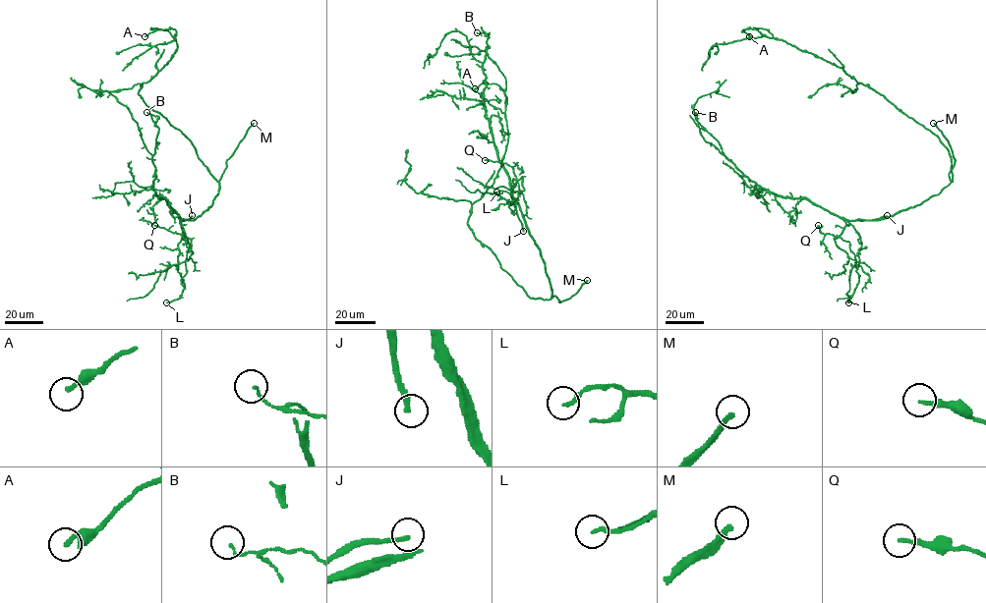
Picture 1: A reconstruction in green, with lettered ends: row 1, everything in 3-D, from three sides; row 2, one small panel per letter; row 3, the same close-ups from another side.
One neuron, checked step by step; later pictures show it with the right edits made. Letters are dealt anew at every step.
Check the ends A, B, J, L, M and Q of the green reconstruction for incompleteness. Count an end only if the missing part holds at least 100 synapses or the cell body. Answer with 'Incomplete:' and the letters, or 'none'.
Incomplete: J, M

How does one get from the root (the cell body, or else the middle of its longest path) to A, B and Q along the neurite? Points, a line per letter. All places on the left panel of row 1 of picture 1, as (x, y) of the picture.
A: (218, 184), (193, 143), (138, 93), (142, 83), (163, 67), (178, 47), (175, 29), (155, 30), (144, 36)
B: (218, 184), (206, 210), (195, 220), (181, 220), (153, 190), (158, 116), (146, 112)
Q: (218, 184), (218, 193), (206, 210), (195, 220), (180, 219), (185, 237), (154, 225)

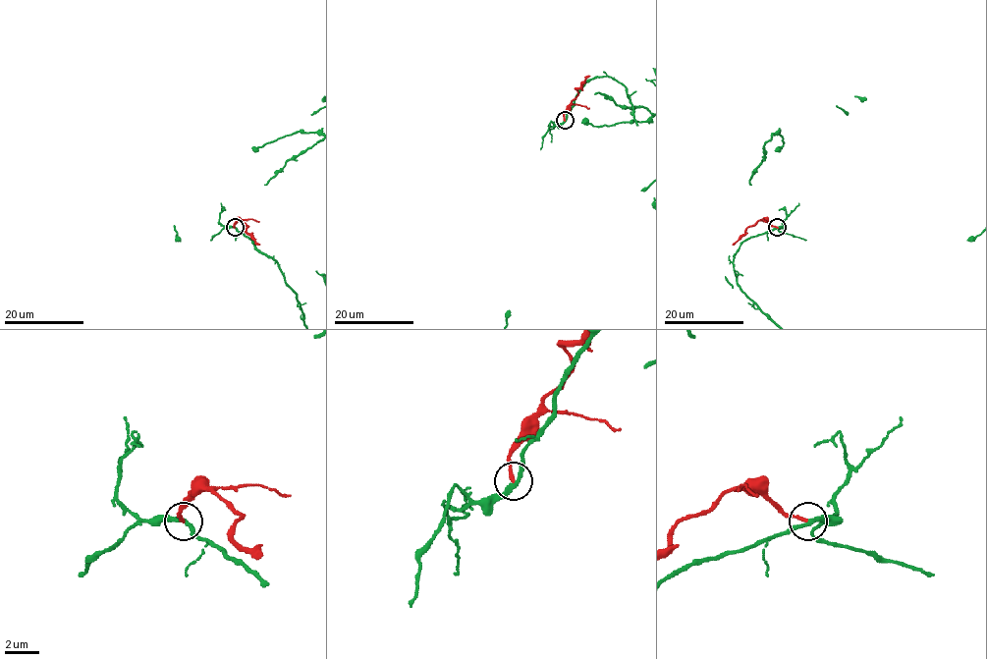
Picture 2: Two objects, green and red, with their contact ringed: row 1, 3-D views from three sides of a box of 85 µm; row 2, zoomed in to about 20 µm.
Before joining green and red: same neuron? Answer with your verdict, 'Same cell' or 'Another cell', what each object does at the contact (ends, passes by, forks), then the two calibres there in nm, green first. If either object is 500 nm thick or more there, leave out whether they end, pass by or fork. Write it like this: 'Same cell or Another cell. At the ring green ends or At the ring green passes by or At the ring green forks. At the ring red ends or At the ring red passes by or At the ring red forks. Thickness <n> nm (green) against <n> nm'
Another cell. At the ring green passes by. At the ring red ends. Thickness 240 nm (green) against 200 nm

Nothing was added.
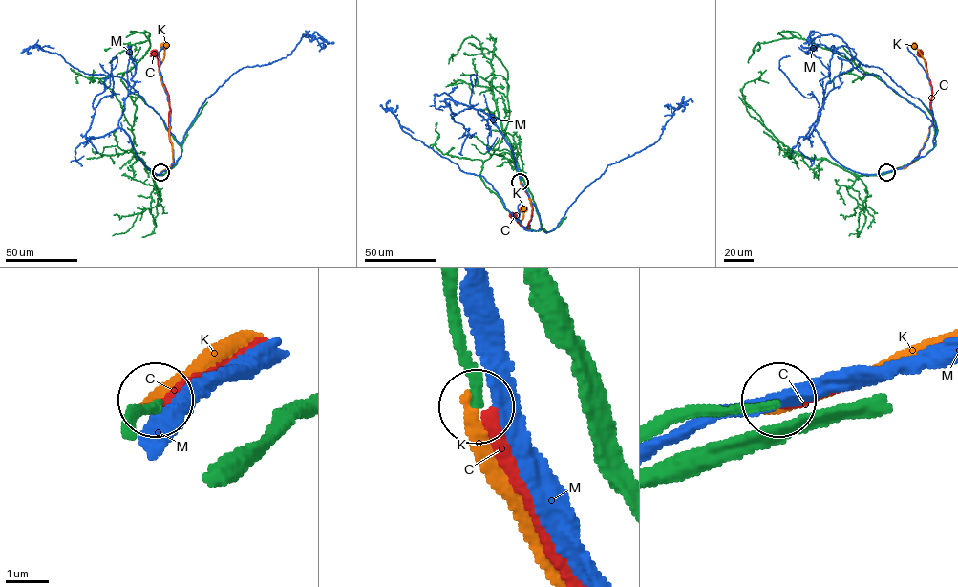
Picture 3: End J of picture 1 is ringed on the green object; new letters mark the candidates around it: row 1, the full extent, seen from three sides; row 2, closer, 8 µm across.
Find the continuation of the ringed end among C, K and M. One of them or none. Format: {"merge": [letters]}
{"merge": []}

